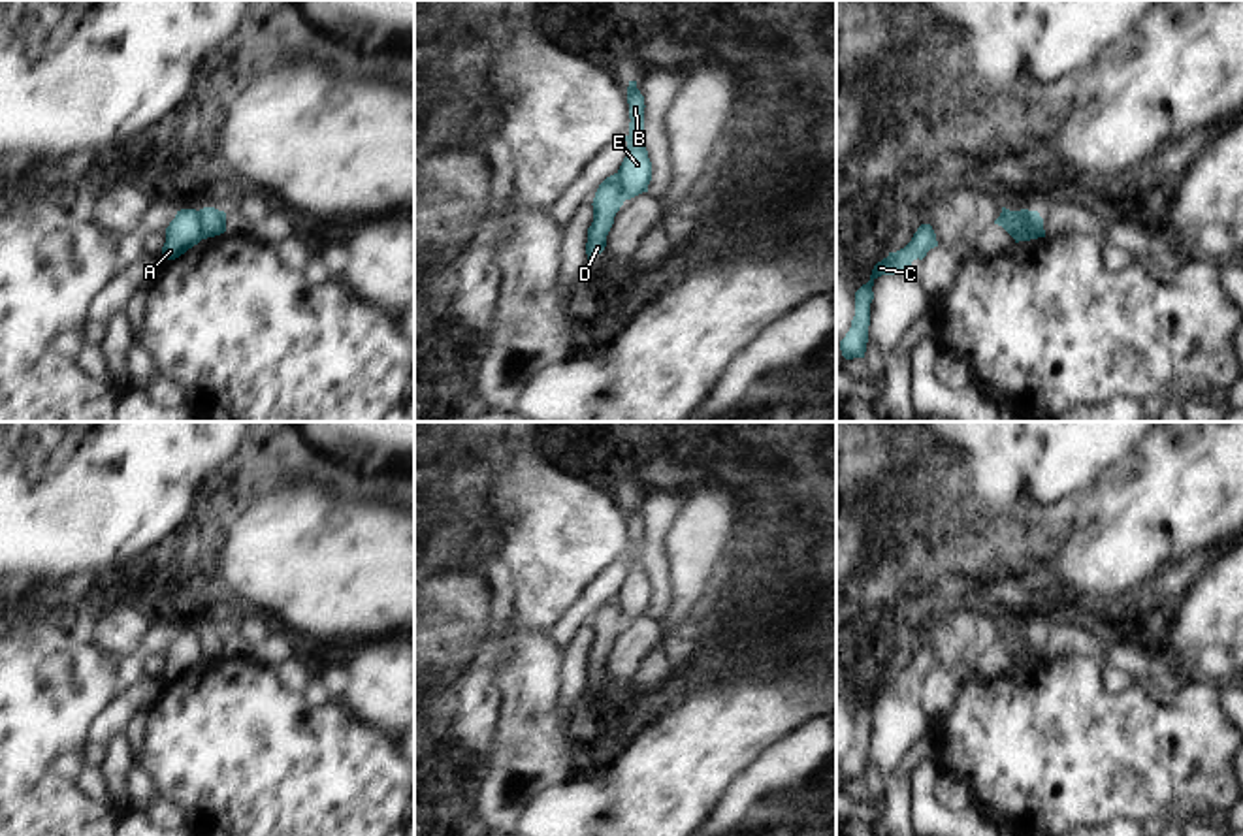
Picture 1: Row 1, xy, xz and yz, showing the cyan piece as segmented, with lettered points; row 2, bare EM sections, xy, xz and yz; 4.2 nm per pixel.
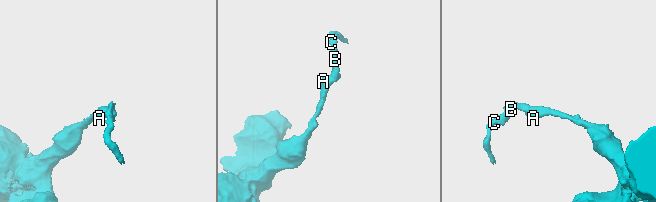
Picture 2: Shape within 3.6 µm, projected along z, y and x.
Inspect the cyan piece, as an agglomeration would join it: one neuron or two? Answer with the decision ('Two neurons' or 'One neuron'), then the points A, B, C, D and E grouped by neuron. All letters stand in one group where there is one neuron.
Two neurons. Groups: A D / B C E.

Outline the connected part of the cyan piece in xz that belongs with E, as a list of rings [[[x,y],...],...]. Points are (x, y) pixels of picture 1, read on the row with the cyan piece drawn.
[[[629,81],[627,87],[627,104],[629,104],[629,134],[627,154],[618,169],[618,183],[625,200],[631,200],[642,192],[648,192],[652,181],[652,162],[644,147],[644,96],[637,88],[637,81]]]

